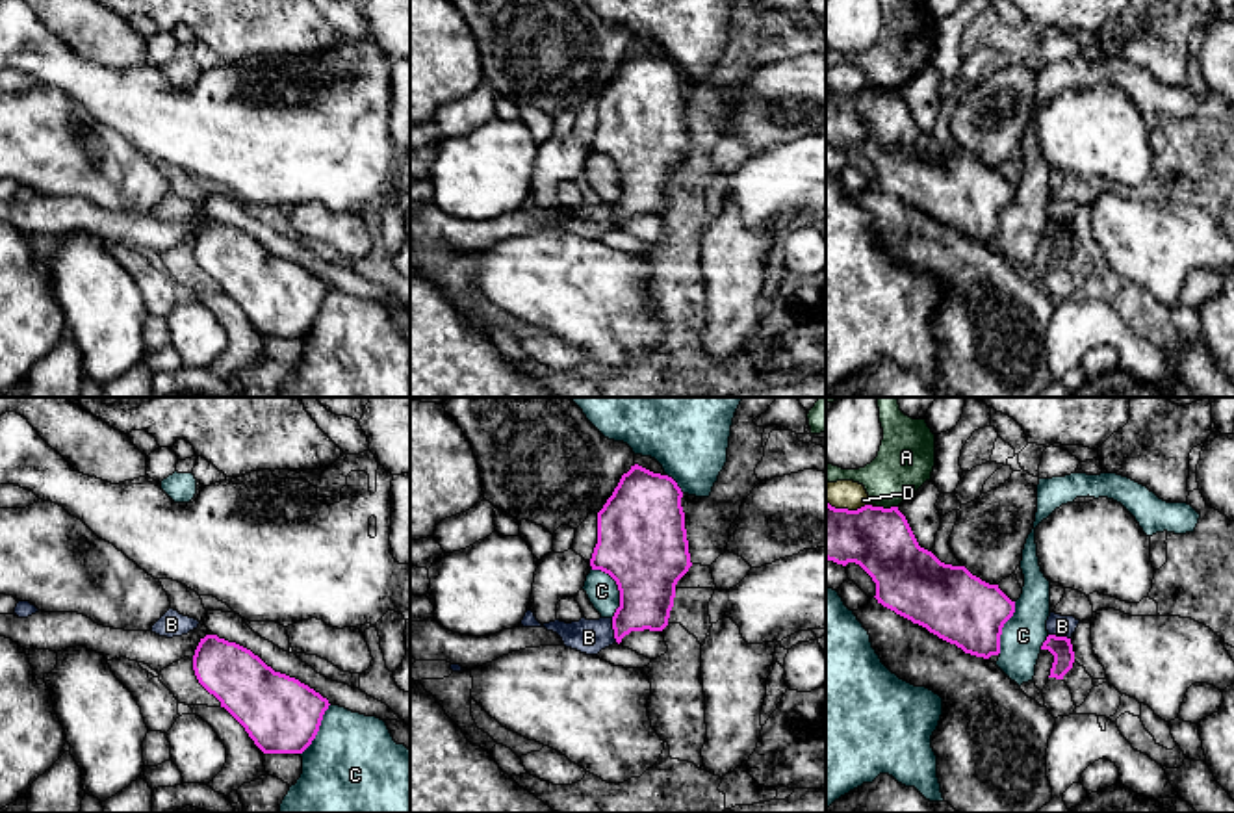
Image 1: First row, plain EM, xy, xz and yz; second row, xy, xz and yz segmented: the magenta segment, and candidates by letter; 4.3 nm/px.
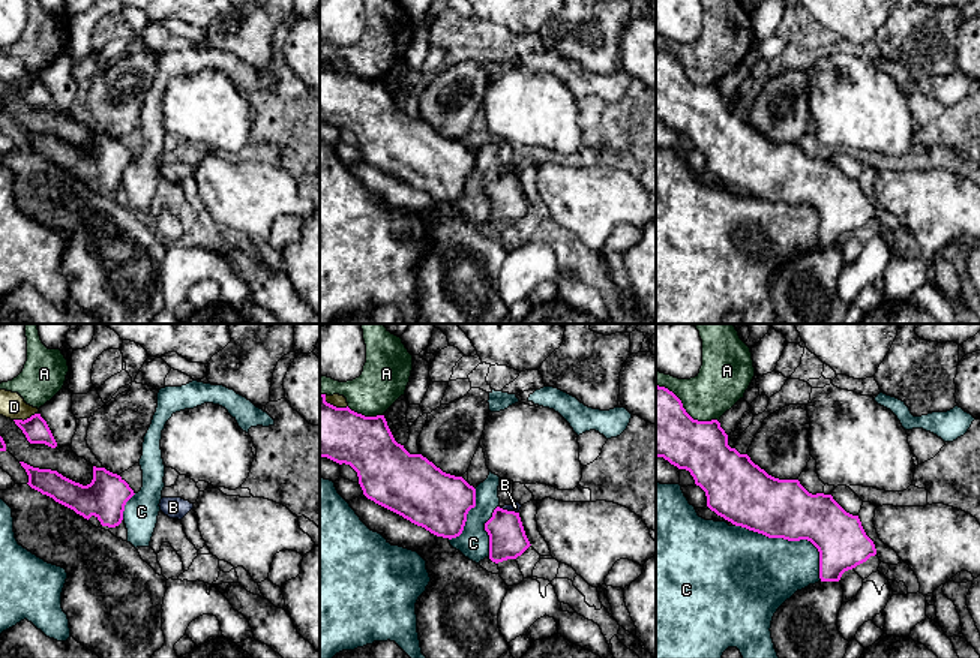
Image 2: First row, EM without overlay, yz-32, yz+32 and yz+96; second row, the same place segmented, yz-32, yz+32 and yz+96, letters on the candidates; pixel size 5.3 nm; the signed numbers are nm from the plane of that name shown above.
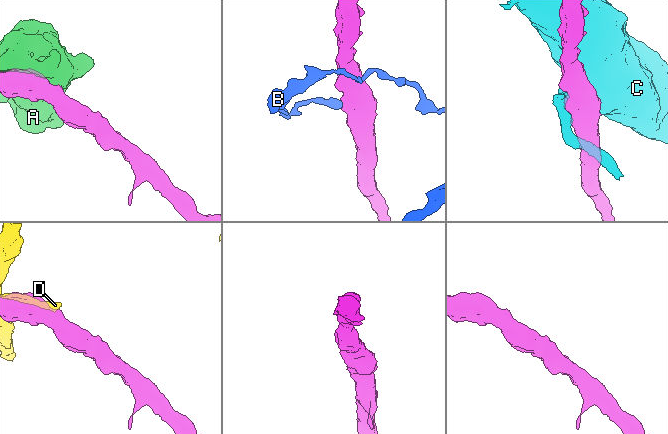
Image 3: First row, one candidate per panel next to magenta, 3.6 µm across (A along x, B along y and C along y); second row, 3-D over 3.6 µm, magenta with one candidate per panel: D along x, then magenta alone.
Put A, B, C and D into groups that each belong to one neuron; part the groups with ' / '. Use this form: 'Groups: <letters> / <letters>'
Groups: A / B / C / D

